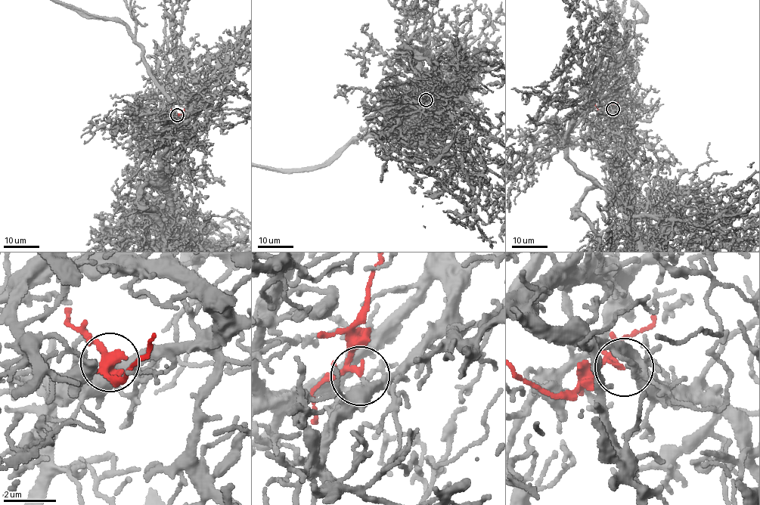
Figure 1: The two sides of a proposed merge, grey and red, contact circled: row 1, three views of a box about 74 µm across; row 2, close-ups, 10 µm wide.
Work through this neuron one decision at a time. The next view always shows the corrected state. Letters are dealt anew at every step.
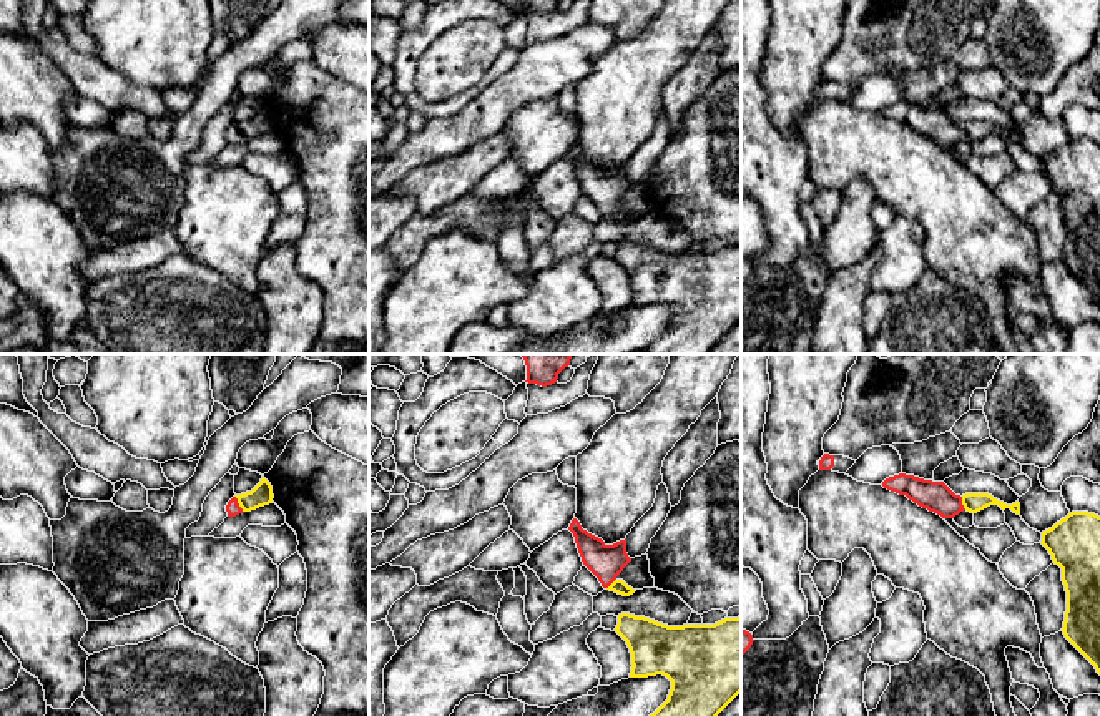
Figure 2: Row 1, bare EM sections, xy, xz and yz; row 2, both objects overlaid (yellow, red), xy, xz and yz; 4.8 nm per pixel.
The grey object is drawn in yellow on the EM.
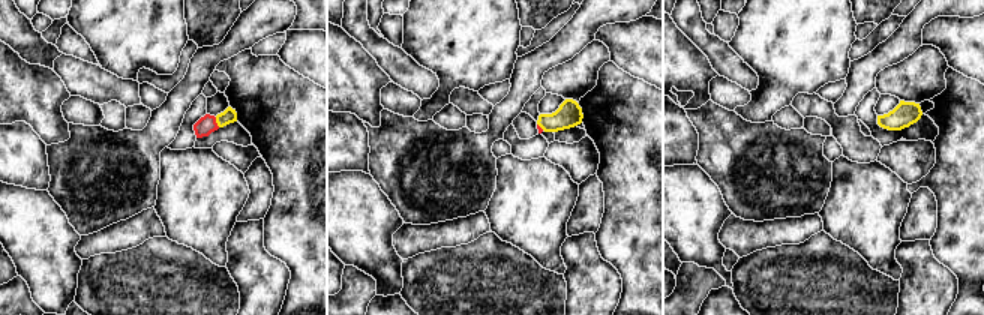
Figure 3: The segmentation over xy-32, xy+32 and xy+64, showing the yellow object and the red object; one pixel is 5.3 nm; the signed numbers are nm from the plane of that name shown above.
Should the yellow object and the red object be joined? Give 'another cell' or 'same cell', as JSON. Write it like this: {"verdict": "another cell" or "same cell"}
{"verdict": "same cell"}

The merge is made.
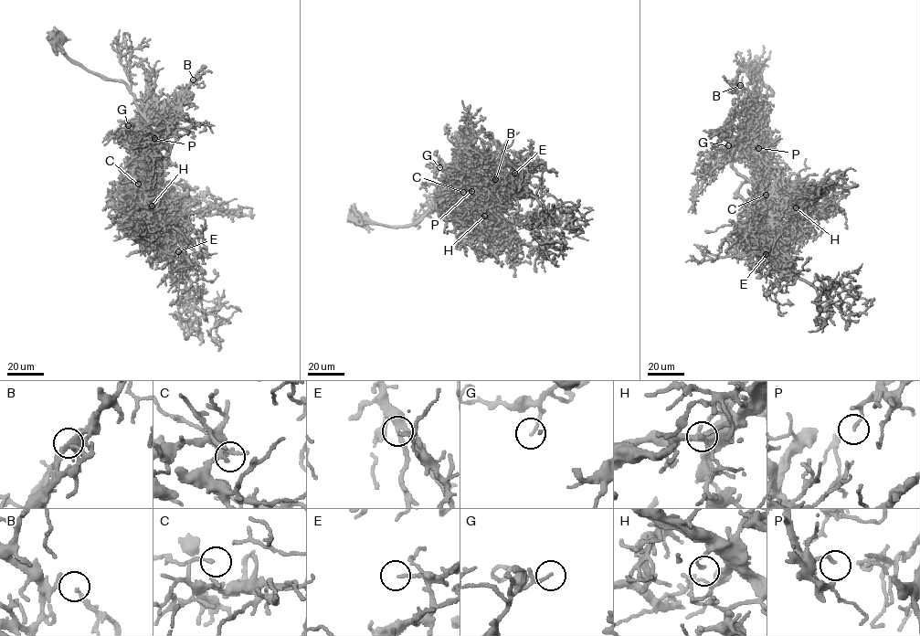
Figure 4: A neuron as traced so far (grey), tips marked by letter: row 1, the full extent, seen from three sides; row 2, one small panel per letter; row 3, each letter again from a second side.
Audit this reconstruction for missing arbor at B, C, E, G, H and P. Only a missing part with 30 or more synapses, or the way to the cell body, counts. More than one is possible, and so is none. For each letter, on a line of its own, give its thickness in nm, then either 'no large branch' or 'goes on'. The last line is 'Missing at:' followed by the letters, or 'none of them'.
B: 120 nm thick; goes on
C: 140 nm thick; no large branch
E: 140 nm thick; no large branch
G: 90 nm thick; no large branch
H: 140 nm thick; no large branch
P: 100 nm thick; goes on
Missing at: B, P

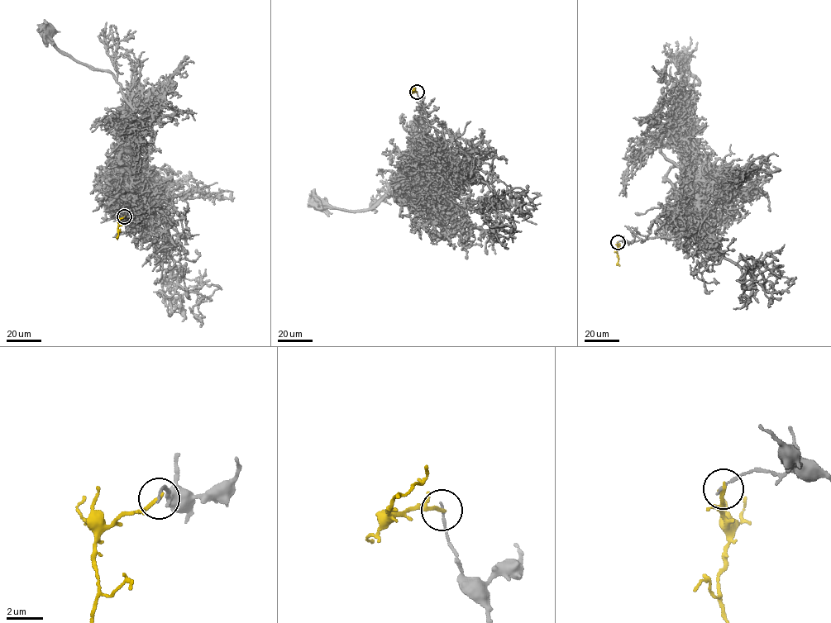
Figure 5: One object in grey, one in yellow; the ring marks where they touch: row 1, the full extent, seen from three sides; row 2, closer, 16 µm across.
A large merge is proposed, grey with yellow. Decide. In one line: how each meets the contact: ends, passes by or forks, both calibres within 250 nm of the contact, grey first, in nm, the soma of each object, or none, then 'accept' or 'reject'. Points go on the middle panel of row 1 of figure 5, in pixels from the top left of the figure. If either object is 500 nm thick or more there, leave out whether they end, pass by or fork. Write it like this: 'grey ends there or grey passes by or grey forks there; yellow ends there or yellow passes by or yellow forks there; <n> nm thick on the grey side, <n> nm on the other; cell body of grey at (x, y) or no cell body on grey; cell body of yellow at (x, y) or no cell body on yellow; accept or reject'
grey ends there; yellow ends there; 160 nm thick on the grey side, 200 nm on the other; cell body of grey at (319, 203); no cell body on yellow; reject

